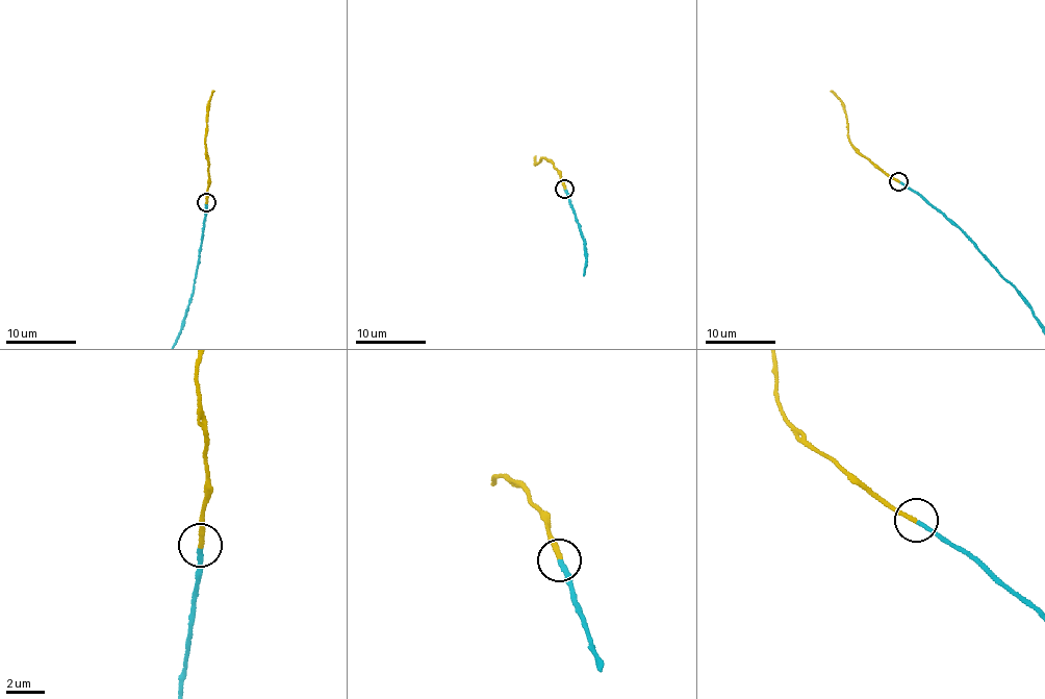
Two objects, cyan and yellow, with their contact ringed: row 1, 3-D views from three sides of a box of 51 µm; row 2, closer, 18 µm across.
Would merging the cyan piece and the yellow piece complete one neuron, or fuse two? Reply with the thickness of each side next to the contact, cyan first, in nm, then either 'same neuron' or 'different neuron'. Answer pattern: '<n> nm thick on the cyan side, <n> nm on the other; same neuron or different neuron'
220 nm thick on the cyan side, 240 nm on the other; same neuron

